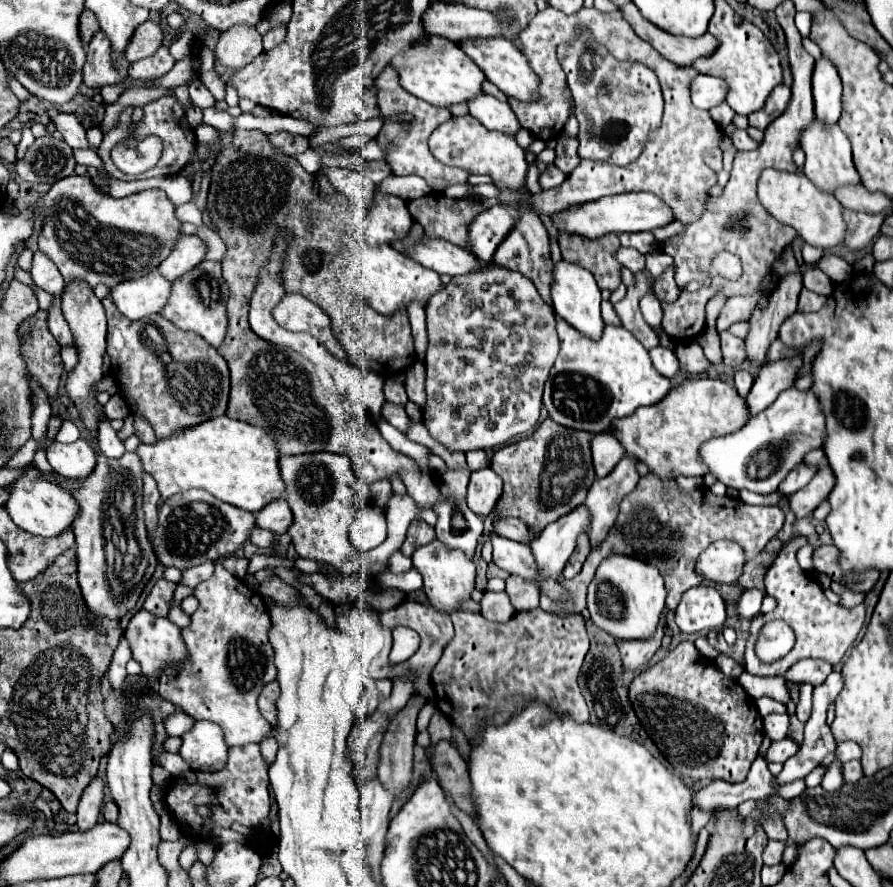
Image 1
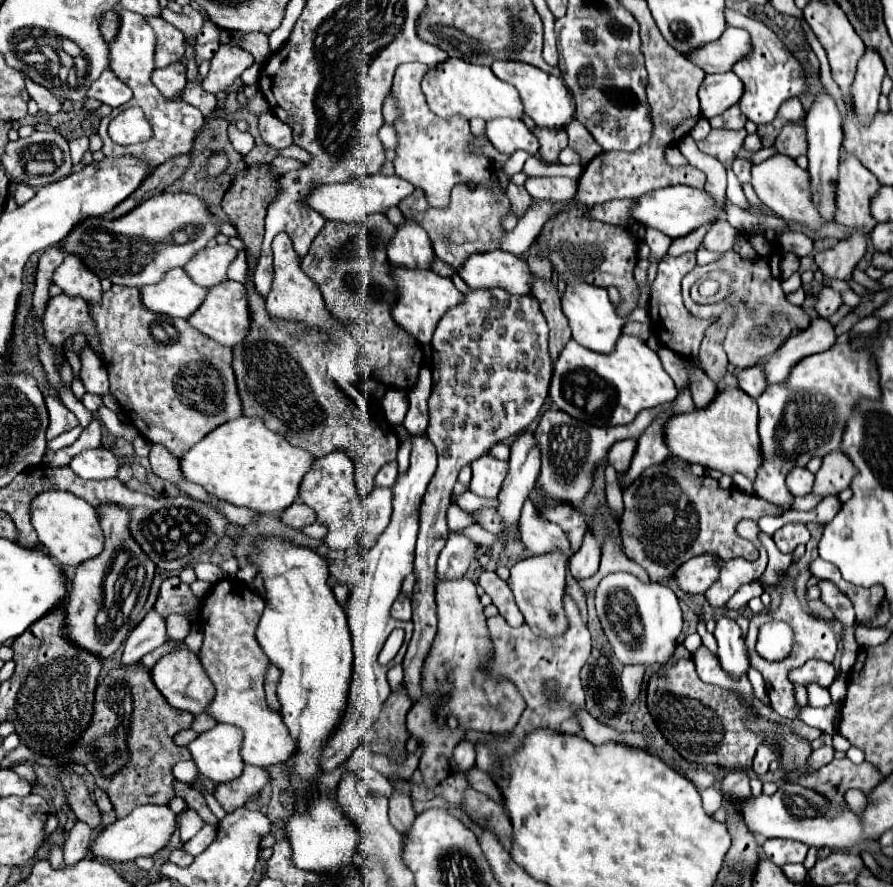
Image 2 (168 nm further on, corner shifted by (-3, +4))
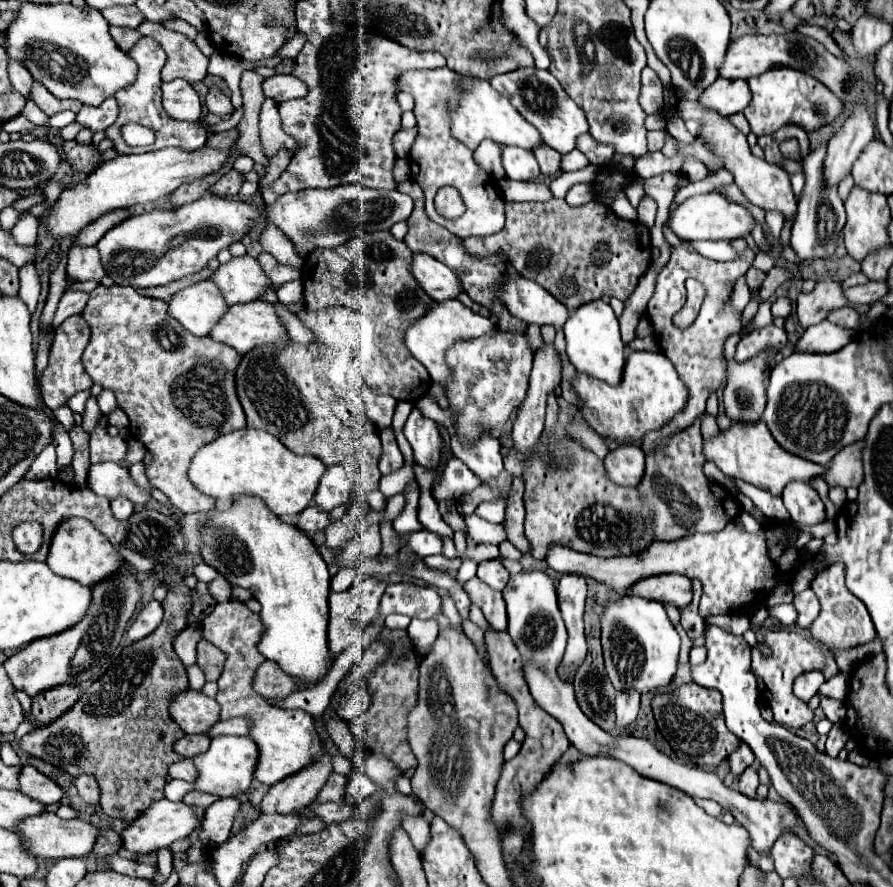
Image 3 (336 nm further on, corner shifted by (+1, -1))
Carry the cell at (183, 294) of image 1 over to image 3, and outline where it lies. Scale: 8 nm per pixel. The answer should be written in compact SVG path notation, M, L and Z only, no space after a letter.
M251 300L245 304L233 304L229 306L229 312L225 312L225 316L221 320L217 320L217 324L213 326L211 334L213 340L223 342L231 348L235 348L239 354L249 352L255 346L263 346L263 344L283 344L287 330L281 324L279 316L275 314L273 306L265 300Z

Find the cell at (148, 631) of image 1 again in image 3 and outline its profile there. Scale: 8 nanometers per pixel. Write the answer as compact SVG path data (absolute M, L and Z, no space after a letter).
M187 688L169 698L169 714L187 734L205 734L219 720L219 704L201 690Z

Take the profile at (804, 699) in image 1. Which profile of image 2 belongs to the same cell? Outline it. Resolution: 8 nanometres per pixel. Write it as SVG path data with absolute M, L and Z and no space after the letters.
M811 685L807 691L809 691L809 705L811 707L827 707L827 705L831 705L831 695L829 695L827 689Z

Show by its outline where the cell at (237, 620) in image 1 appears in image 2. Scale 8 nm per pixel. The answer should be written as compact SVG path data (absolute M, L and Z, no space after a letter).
M225 579L213 585L211 593L203 599L201 605L201 631L205 635L201 647L201 663L217 691L207 713L219 723L229 723L243 731L245 739L241 757L245 763L257 767L273 767L287 763L295 755L297 743L289 735L289 729L283 723L283 715L273 711L265 701L263 677L265 667L269 667L269 659L265 659L255 639L261 611L263 599L255 595L247 585L235 579Z

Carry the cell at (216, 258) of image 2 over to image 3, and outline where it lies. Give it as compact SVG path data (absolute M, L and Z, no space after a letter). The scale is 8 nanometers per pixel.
M247 254L221 264L213 270L211 280L217 284L227 304L257 300L265 288L271 288L259 262Z

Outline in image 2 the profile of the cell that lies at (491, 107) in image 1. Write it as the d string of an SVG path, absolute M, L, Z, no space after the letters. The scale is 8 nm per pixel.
M495 119L487 123L487 137L497 151L503 155L513 155L515 151L523 149L531 157L539 151L537 137L525 127L523 121L515 119Z

